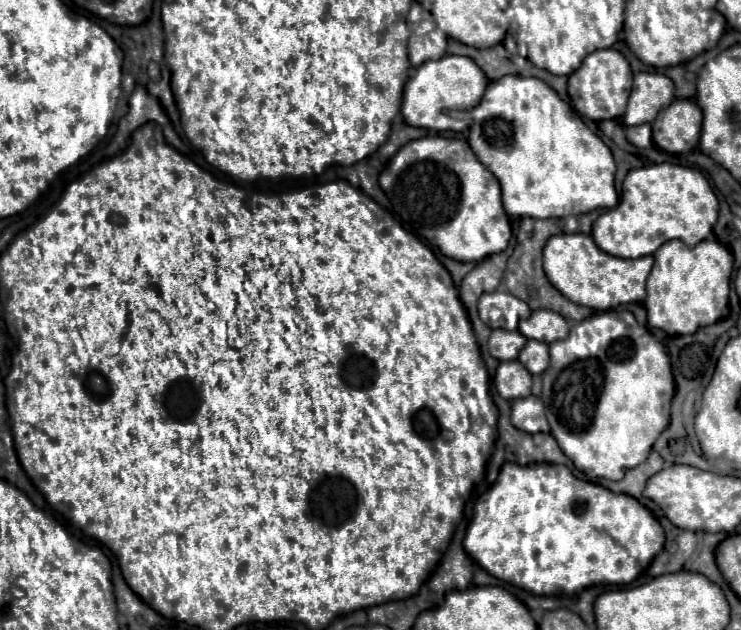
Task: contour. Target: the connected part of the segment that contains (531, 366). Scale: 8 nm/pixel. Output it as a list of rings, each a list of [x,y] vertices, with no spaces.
[[[529,340],[525,344],[525,350],[521,350],[519,354],[519,362],[531,374],[541,374],[549,366],[549,346],[539,340]]]

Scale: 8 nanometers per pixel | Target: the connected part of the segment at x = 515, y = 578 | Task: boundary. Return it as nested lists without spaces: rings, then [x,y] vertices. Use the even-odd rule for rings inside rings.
[[[505,462],[501,472],[499,472],[497,482],[485,494],[479,496],[479,500],[475,504],[475,516],[469,523],[463,546],[465,546],[467,554],[481,568],[485,568],[491,576],[495,576],[499,580],[505,580],[505,582],[509,582],[513,586],[523,588],[523,590],[529,590],[531,594],[537,594],[537,596],[555,596],[555,594],[557,596],[575,596],[583,588],[593,586],[593,584],[631,584],[651,564],[651,560],[663,548],[663,542],[665,542],[665,534],[663,534],[661,524],[633,496],[629,496],[629,494],[613,494],[613,492],[609,492],[607,488],[603,488],[599,484],[591,484],[591,482],[579,480],[563,464],[529,464],[529,466],[521,466],[521,464]]]

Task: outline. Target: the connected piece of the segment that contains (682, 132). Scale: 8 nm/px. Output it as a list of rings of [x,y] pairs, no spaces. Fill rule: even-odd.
[[[673,100],[653,120],[653,140],[659,148],[671,154],[691,152],[701,134],[703,114],[693,100]]]

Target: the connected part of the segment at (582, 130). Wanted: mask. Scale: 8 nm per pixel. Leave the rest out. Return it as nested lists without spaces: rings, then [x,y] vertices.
[[[507,74],[493,80],[481,104],[469,112],[473,124],[469,128],[469,146],[499,180],[503,192],[503,208],[509,216],[529,218],[565,218],[591,212],[595,208],[613,208],[619,202],[613,176],[615,160],[605,142],[581,120],[581,116],[559,98],[559,94],[539,78]]]

